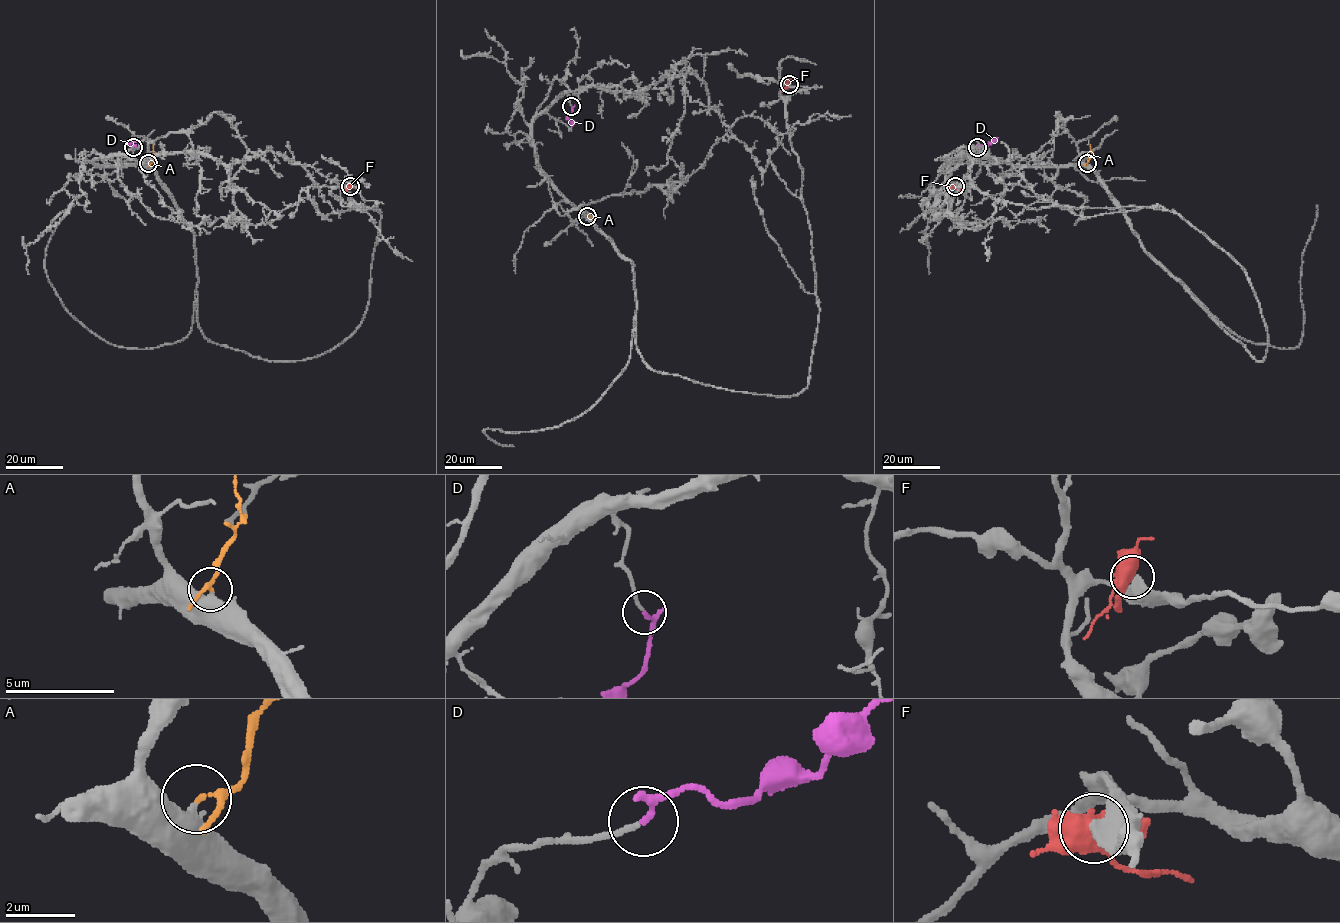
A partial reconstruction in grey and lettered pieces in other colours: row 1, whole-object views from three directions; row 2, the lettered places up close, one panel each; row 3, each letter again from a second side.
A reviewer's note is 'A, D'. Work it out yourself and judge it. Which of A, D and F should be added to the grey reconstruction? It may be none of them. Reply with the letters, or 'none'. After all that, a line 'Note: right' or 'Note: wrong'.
D
Note: wrong

